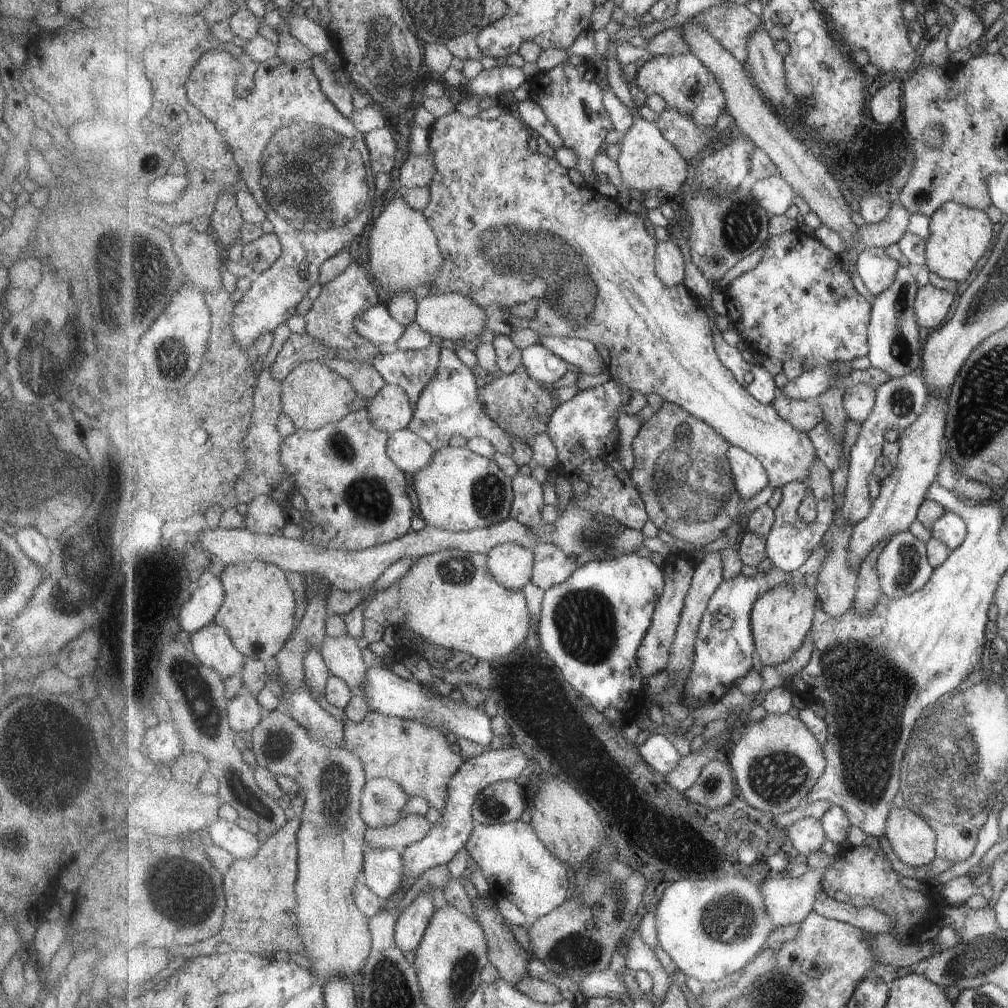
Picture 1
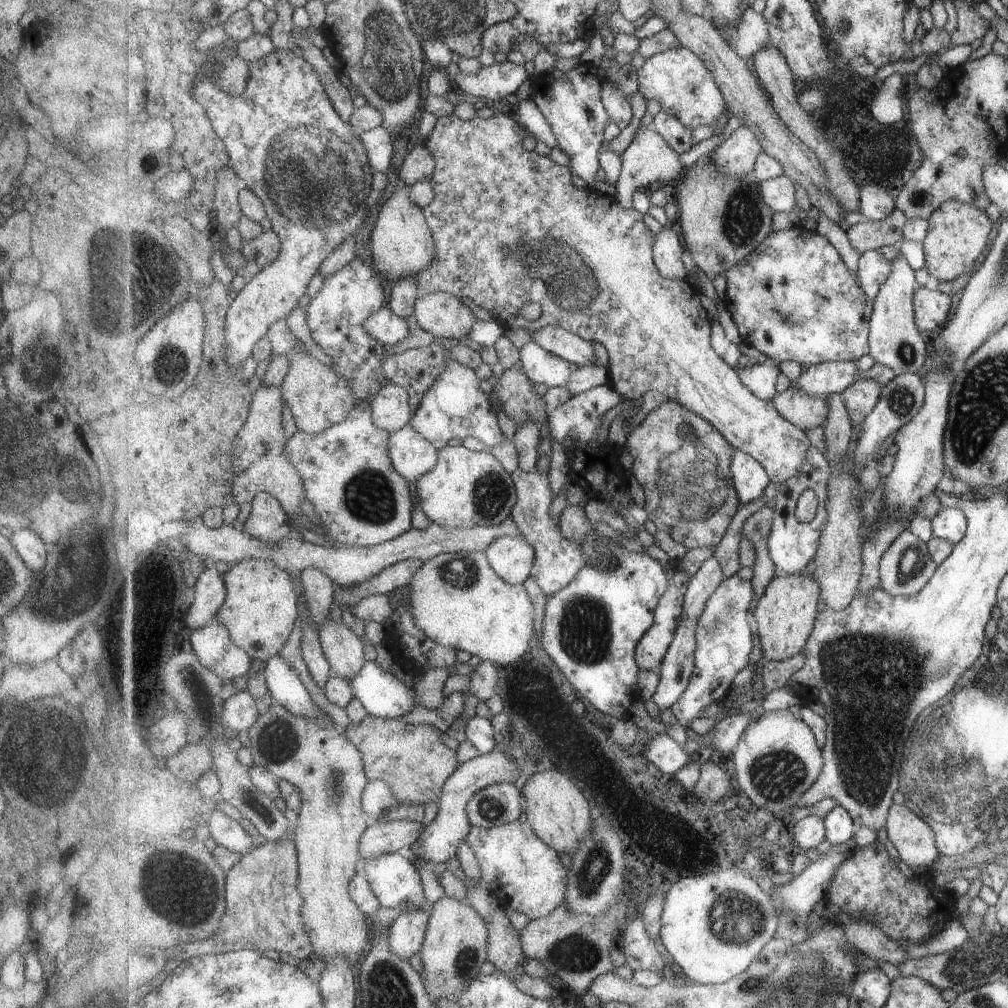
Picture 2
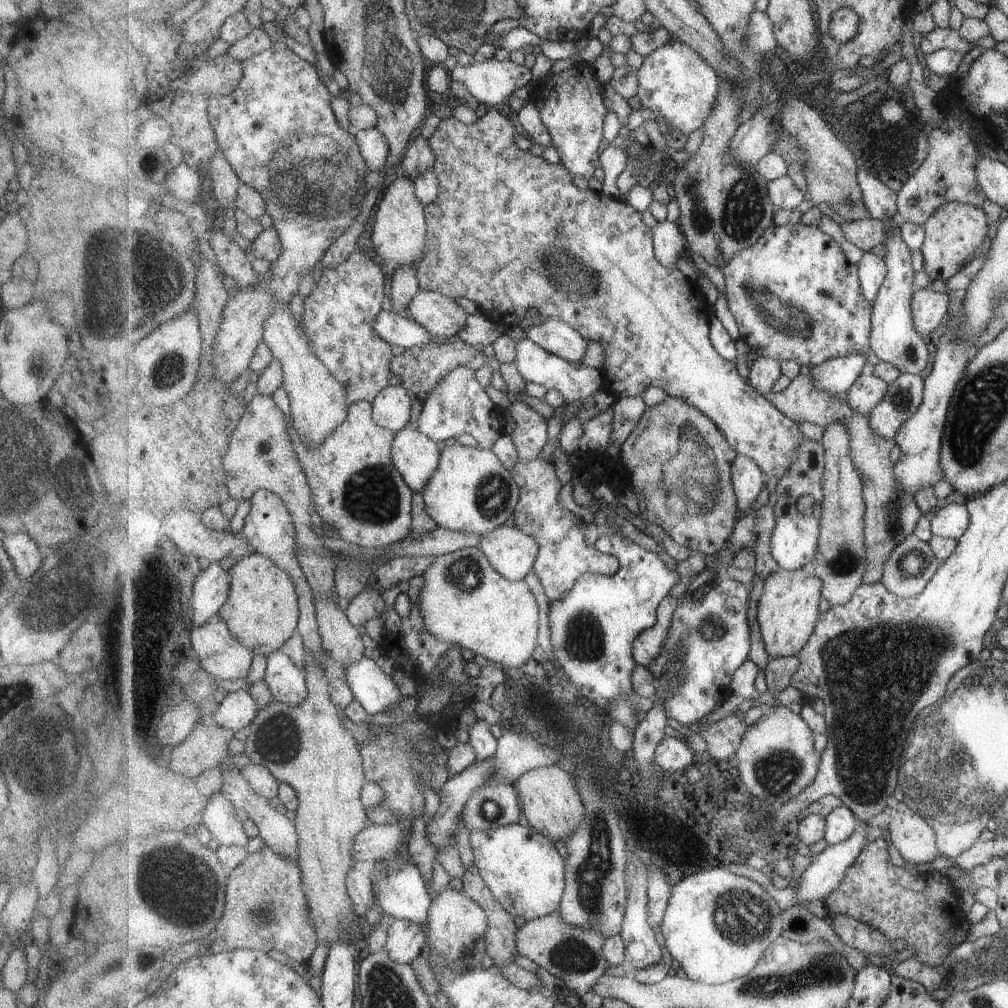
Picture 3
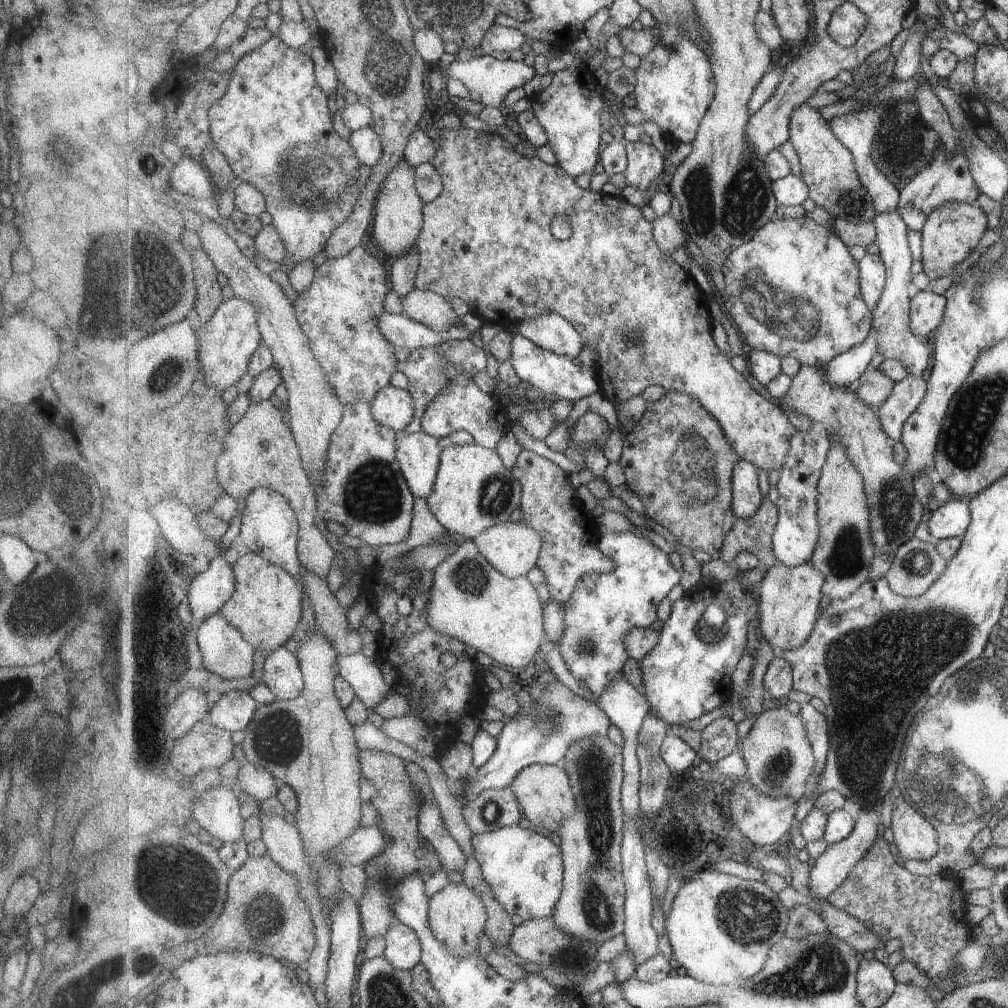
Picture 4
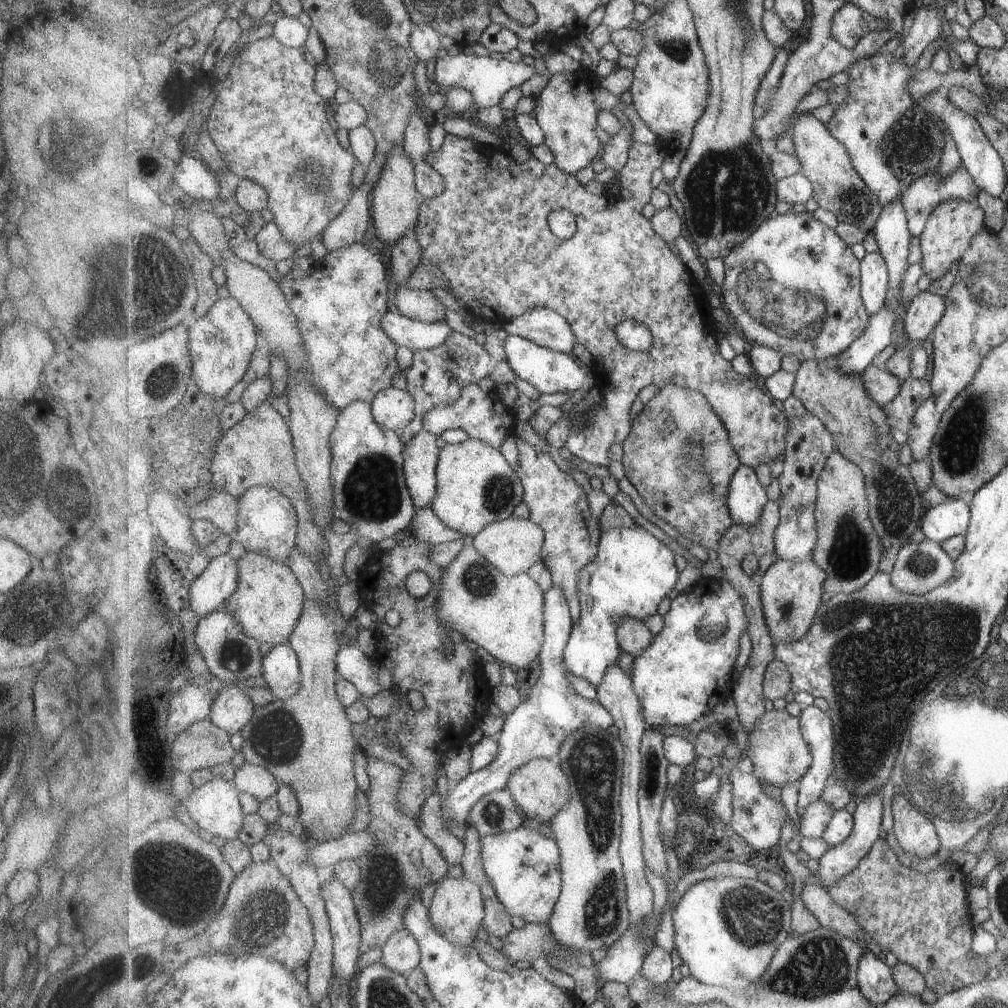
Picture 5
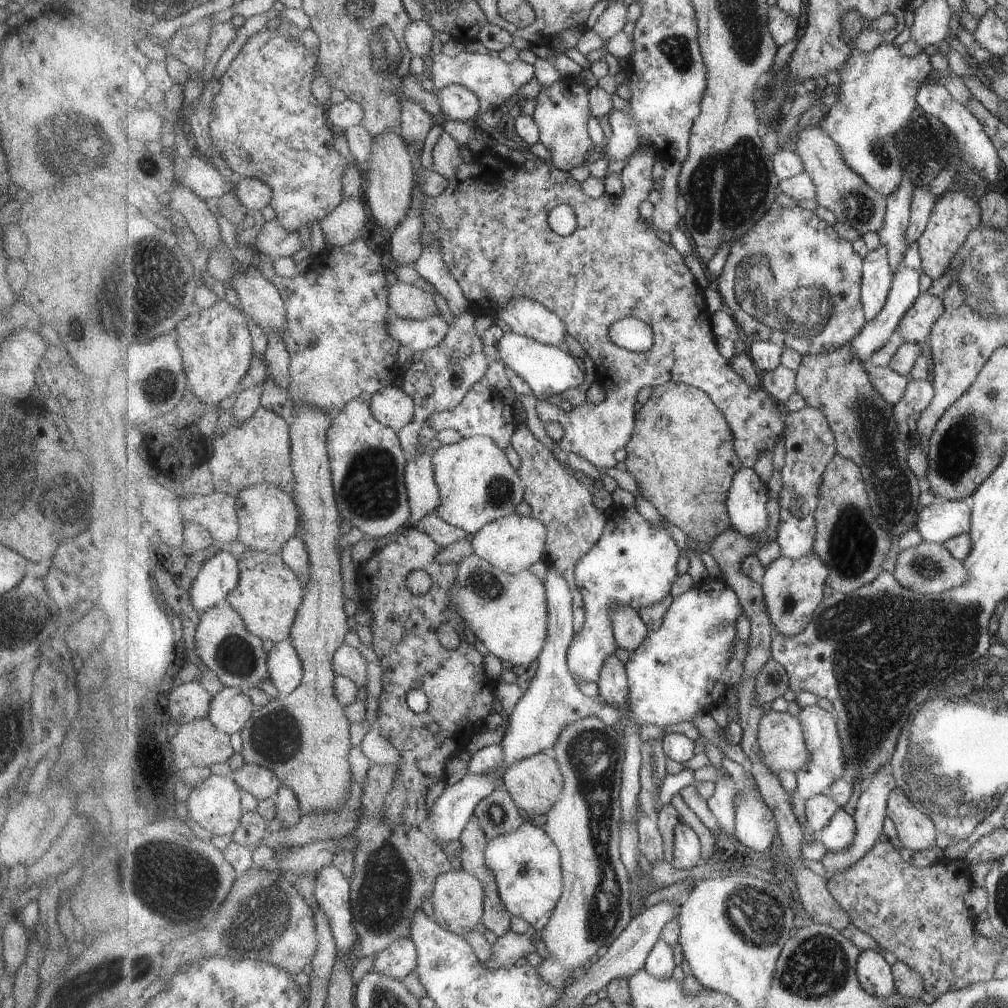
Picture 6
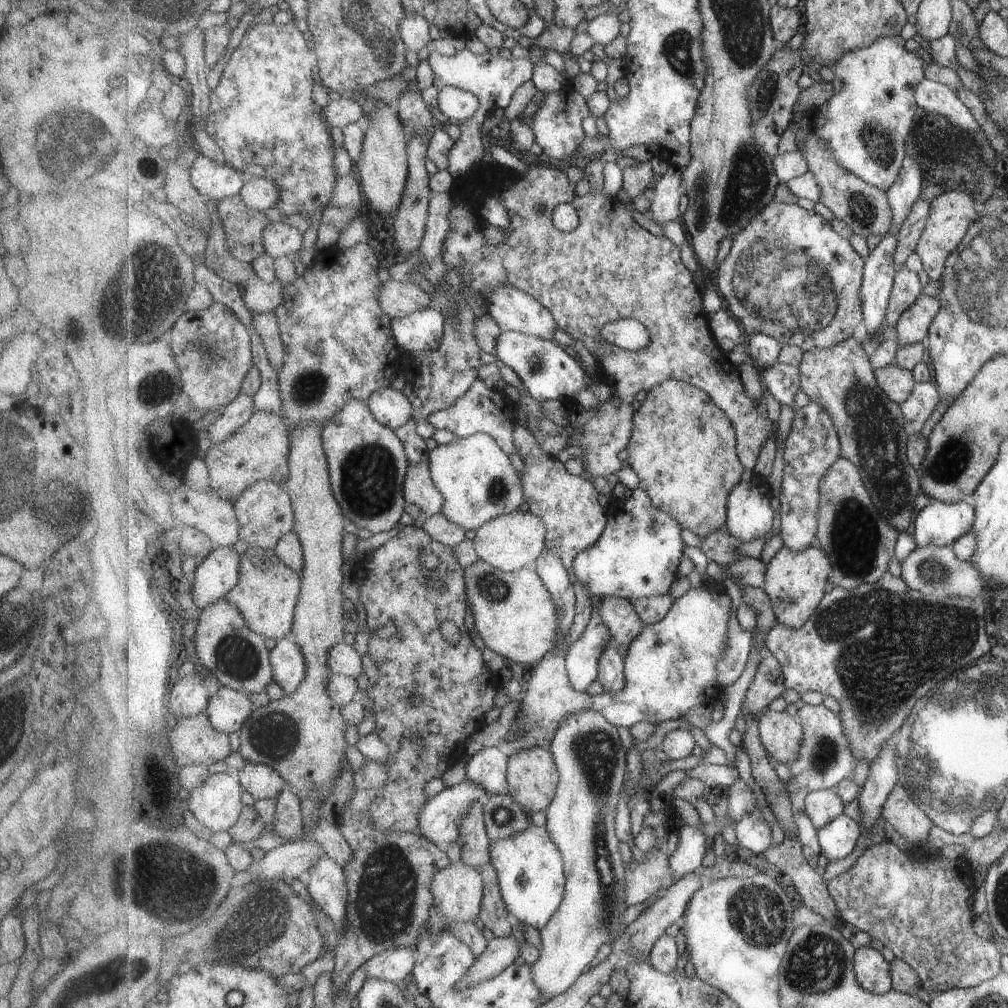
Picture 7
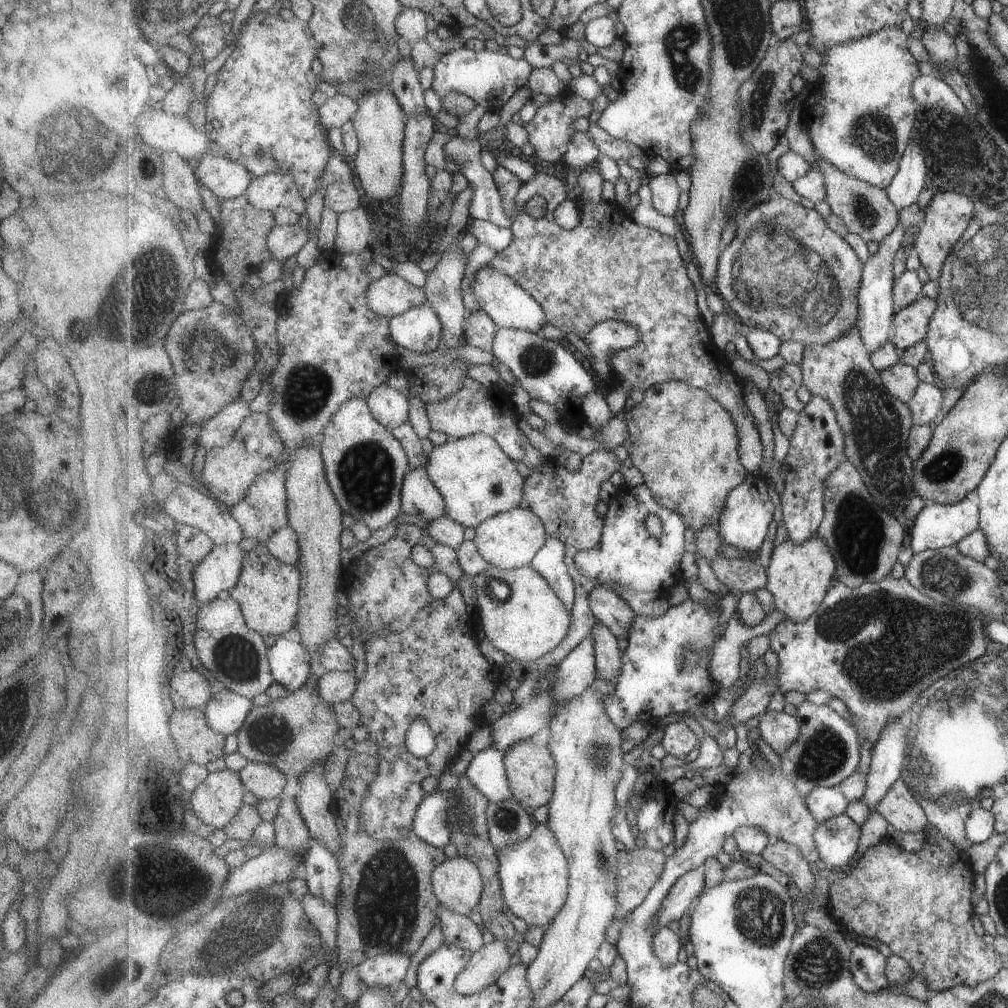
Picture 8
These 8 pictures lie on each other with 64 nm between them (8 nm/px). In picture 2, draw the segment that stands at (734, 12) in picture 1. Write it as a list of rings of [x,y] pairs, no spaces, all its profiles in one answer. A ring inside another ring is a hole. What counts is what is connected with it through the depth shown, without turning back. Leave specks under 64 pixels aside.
[[[750,6],[734,23],[717,26],[720,35],[744,58],[751,60],[757,51],[772,43],[765,15],[757,13]]]

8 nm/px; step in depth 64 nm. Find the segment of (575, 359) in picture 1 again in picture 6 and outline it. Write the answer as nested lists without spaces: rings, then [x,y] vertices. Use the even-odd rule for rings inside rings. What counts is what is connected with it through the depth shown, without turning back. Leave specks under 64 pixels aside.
[[[517,296],[493,318],[505,333],[516,333],[551,346],[565,347],[565,322],[533,298]]]

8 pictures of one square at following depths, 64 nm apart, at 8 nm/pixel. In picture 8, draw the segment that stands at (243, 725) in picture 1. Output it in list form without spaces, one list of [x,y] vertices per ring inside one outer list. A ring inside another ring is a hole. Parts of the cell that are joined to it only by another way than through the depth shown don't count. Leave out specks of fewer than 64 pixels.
[[[225,688],[212,696],[203,712],[210,729],[226,737],[236,735],[254,706],[245,696]]]

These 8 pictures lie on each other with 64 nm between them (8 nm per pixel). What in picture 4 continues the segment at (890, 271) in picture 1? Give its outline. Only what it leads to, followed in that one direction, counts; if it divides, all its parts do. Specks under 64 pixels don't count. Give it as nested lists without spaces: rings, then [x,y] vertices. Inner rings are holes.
[[[866,253],[858,262],[860,285],[865,302],[872,308],[879,304],[887,280],[887,269],[880,255]]]

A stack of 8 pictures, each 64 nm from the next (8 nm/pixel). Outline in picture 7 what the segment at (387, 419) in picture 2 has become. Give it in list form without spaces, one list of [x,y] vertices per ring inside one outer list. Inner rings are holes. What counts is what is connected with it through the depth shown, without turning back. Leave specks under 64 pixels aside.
[[[385,388],[377,390],[367,401],[372,414],[393,431],[405,426],[415,417],[412,401],[403,391]]]

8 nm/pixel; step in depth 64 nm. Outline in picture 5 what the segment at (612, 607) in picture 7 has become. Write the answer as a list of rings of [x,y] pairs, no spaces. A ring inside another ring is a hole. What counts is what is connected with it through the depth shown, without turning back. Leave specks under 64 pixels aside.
[[[625,618],[625,620],[621,620],[621,626],[617,628],[617,638],[624,652],[637,658],[653,644],[655,635],[643,620]]]

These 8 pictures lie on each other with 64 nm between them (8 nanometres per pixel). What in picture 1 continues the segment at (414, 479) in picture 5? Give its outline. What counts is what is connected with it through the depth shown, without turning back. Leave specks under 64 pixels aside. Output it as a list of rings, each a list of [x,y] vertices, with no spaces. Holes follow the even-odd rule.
[[[409,427],[390,433],[388,453],[411,479],[432,463],[436,450]]]

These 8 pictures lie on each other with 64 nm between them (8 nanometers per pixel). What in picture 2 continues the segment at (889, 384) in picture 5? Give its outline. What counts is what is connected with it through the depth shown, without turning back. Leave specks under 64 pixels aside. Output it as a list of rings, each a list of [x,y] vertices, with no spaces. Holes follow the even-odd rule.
[[[865,378],[855,381],[844,390],[845,406],[849,409],[850,418],[854,424],[854,443],[859,439],[864,420],[877,406],[882,390],[882,384]]]

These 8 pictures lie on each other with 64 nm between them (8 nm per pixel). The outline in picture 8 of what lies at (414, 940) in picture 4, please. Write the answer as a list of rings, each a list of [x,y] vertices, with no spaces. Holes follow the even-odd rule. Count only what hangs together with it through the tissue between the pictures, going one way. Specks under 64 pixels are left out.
[[[403,952],[383,954],[376,958],[369,958],[358,967],[358,974],[361,980],[360,995],[367,988],[393,988],[398,986],[407,978],[411,969],[411,956]]]

